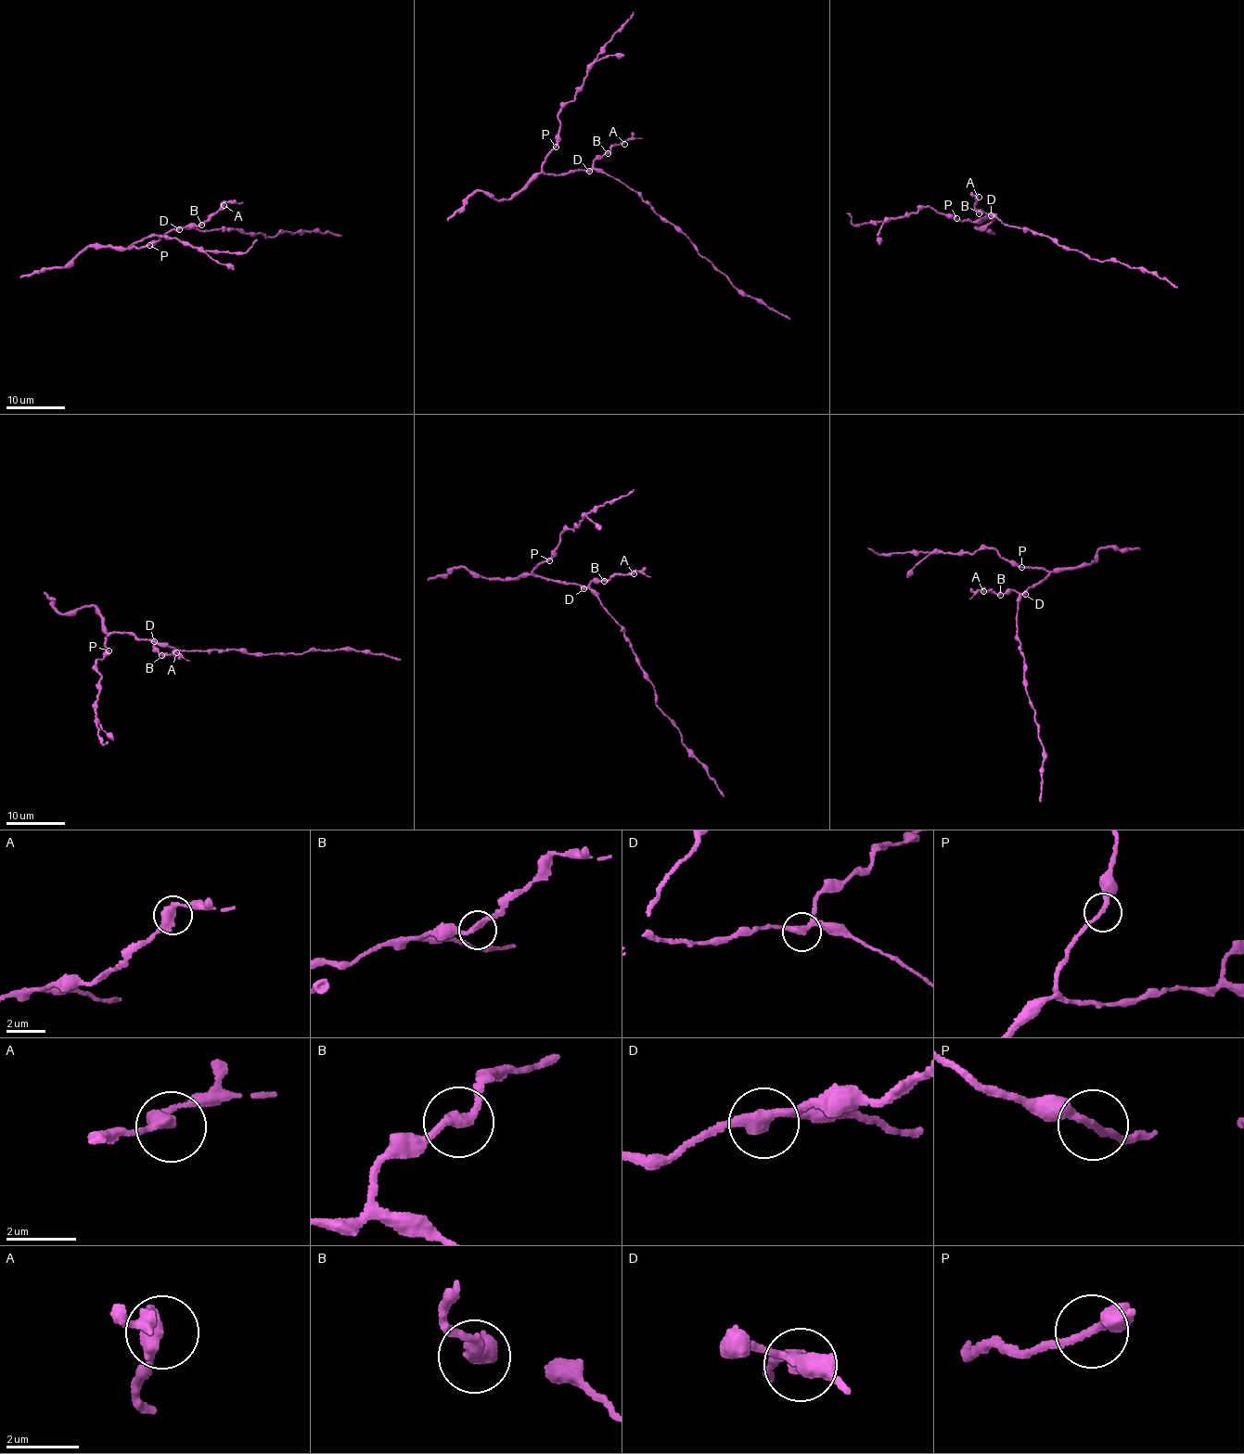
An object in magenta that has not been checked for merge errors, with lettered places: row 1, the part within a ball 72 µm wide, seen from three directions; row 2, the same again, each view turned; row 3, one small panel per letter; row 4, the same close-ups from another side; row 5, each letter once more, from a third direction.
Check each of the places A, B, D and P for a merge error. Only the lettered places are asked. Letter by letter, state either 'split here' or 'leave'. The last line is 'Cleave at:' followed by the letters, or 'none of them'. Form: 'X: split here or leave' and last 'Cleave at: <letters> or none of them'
A: leave
B: leave
D: leave
P: leave
Cleave at: none of them

